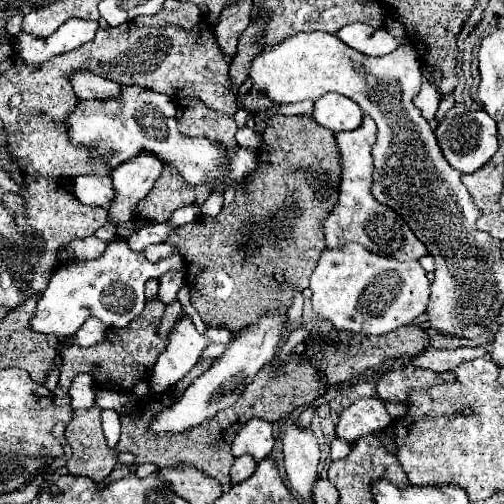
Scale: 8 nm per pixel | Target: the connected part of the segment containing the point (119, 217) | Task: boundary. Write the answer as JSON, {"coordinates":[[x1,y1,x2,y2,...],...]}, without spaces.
{"coordinates":[[141,151,127,163,113,169,111,179,117,191,109,219,113,225,123,225,133,219,135,205,153,189,163,169,163,161,151,151]]}

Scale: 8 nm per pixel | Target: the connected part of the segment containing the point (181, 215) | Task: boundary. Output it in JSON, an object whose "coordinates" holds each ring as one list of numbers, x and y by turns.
{"coordinates":[[181,207,171,215,171,223,175,225,185,225,185,223,193,223,193,219,197,219,201,215,199,207]]}

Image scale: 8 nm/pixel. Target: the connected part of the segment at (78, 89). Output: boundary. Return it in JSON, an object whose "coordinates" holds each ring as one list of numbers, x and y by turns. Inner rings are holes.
{"coordinates":[[79,71,71,75,73,89,79,95,79,99,97,99,97,101,107,101,115,99,121,95,121,87,115,85,113,81,107,81,99,75,93,75,89,71]]}

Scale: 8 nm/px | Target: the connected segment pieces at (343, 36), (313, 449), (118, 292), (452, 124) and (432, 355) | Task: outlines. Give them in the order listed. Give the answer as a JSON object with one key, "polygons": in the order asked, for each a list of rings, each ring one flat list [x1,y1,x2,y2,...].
{"polygons":[[[349,23,337,31,337,37,355,51,371,57,381,57,399,49,401,45,409,45,407,39,395,39,387,29,375,29,367,23]],[[289,425,283,437,283,465,291,487,305,499,313,499,313,489,319,479,319,443,309,429]],[[125,239,109,241,105,253,95,261,71,261,61,265,47,291,39,297,35,315,29,325,37,333,53,333,53,335,73,335,89,317,101,319,109,327,125,327,139,313,145,304,145,281,151,277,161,277,169,271,183,271,183,259,179,255,171,255,163,261,151,263,141,253,135,253,127,247]],[[465,111,463,115,447,115,443,121,439,121,439,127,435,129,439,147,445,155,445,159,459,169,461,173,473,173,481,169,497,151,497,123,485,113,485,111]],[[459,347,459,349,427,349,423,355,413,357,415,367,431,369,431,371,451,371,463,361,473,361,485,357,487,351,483,347]]]}

